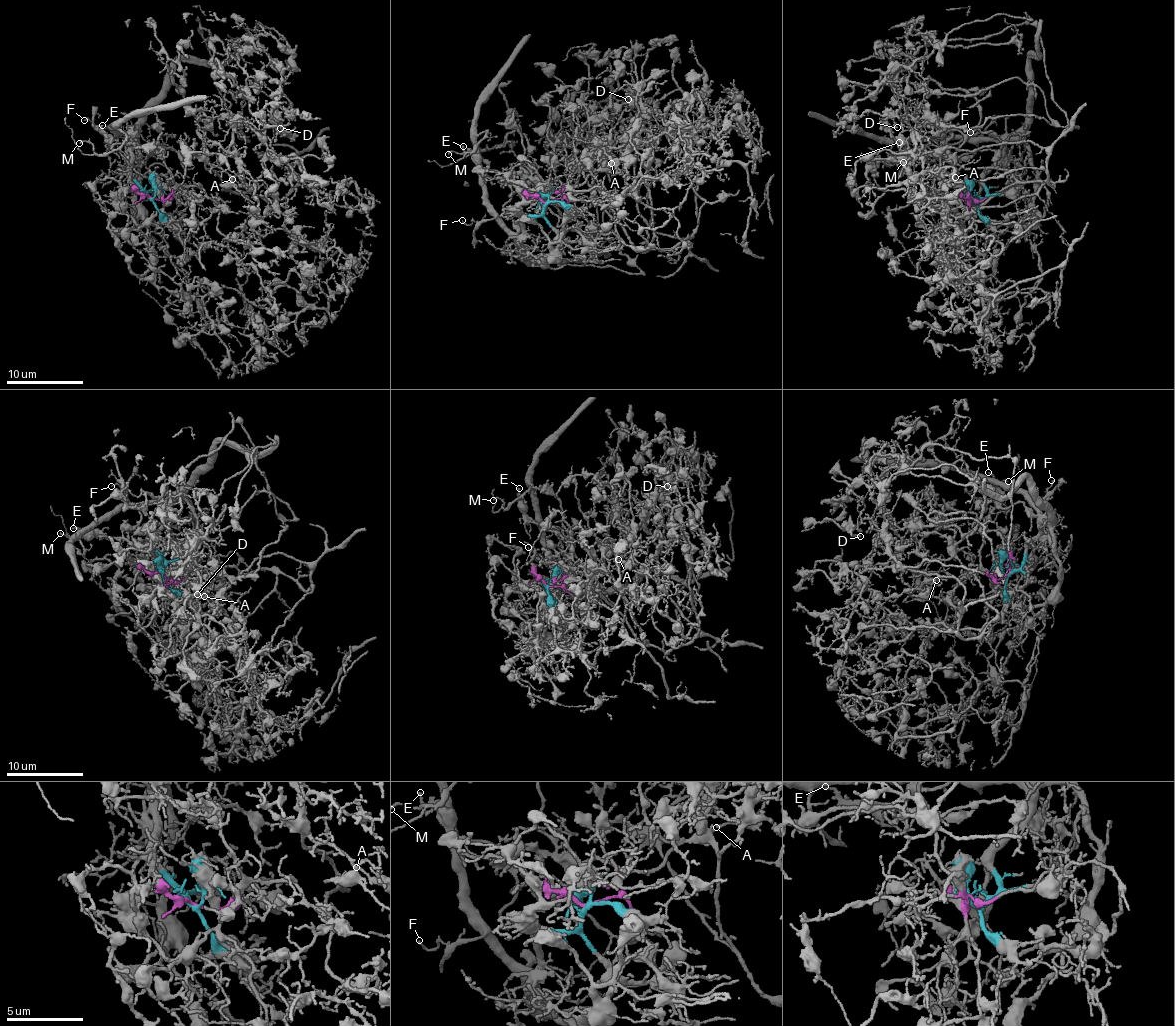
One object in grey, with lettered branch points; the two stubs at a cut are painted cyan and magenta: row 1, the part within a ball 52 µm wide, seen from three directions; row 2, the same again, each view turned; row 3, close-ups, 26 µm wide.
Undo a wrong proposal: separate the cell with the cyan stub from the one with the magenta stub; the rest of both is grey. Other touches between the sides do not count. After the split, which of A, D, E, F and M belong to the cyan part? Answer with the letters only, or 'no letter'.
F, M

